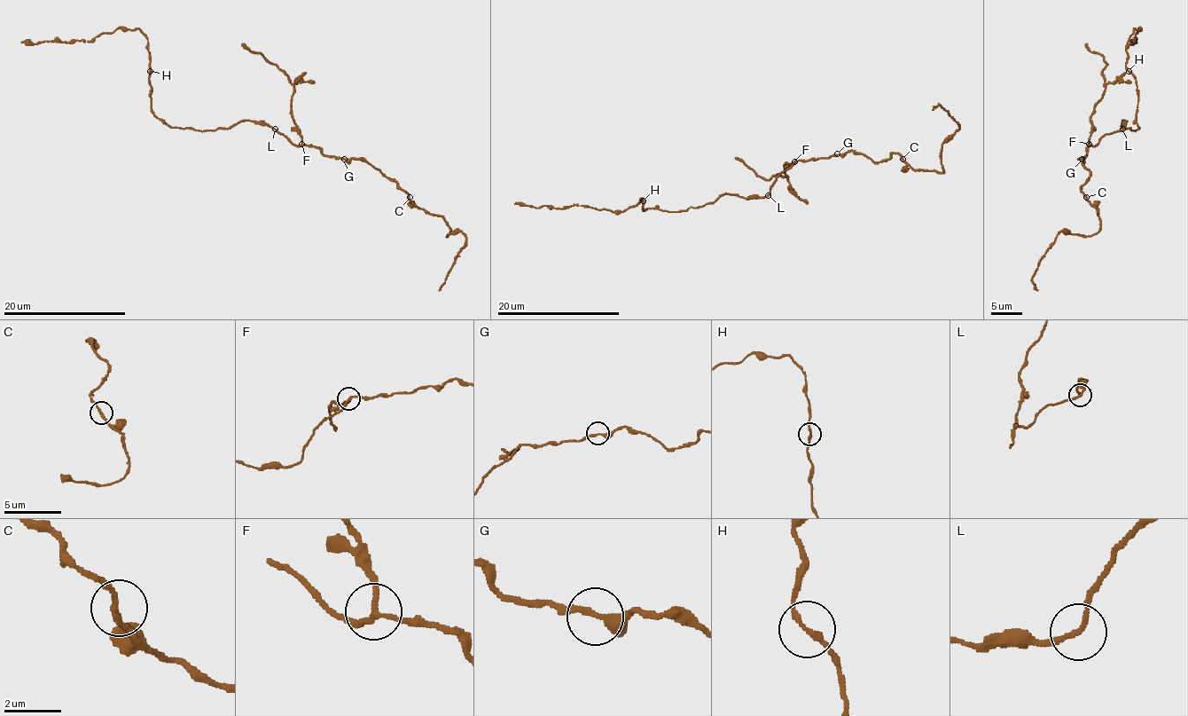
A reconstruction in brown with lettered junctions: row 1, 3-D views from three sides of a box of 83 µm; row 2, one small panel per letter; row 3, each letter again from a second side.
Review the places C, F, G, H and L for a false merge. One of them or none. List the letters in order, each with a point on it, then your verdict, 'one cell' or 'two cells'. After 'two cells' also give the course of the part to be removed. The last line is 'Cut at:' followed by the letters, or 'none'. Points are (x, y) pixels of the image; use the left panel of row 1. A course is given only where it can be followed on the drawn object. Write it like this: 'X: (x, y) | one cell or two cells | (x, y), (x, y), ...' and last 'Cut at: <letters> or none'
C: (410, 197) | one cell
F: (301, 144) | two cells | (300, 144), (300, 129), (292, 112), (293, 84), (262, 55), (254, 53), (241, 44)
G: (344, 159) | one cell
H: (150, 71) | one cell
L: (275, 129) | one cell
Cut at: F

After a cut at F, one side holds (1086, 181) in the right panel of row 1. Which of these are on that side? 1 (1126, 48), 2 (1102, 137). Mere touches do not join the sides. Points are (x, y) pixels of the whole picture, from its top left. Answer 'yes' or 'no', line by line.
1: yes
2: yes

